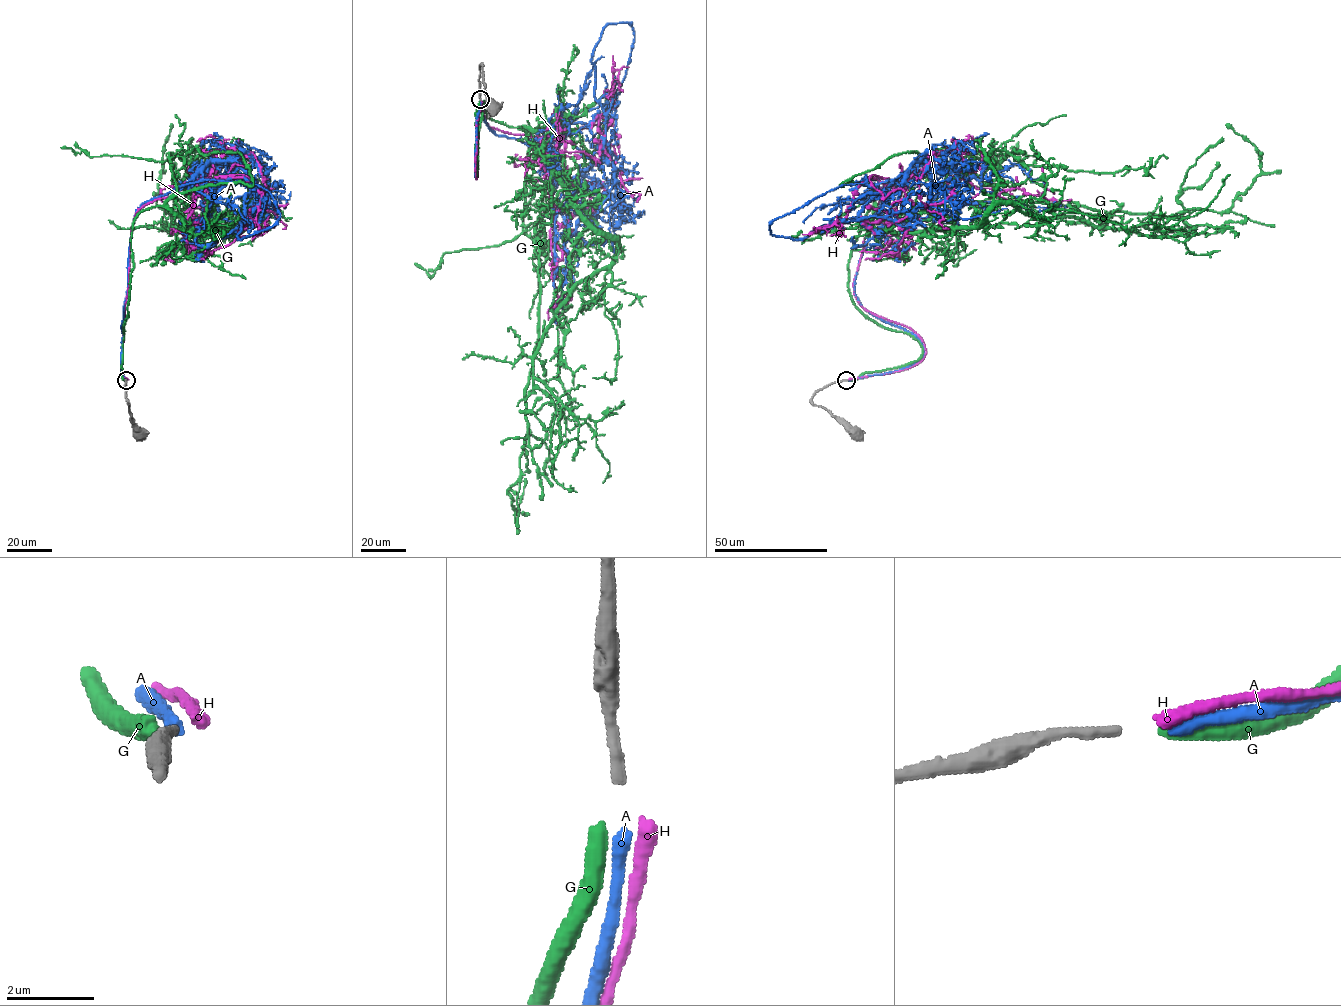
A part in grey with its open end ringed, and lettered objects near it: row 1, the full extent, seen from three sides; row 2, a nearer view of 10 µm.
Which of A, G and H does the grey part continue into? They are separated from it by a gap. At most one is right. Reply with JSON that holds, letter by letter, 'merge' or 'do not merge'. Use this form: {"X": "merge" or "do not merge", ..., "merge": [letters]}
{"A": "merge", "G": "do not merge", "H": "do not merge", "merge": ["A"]}

